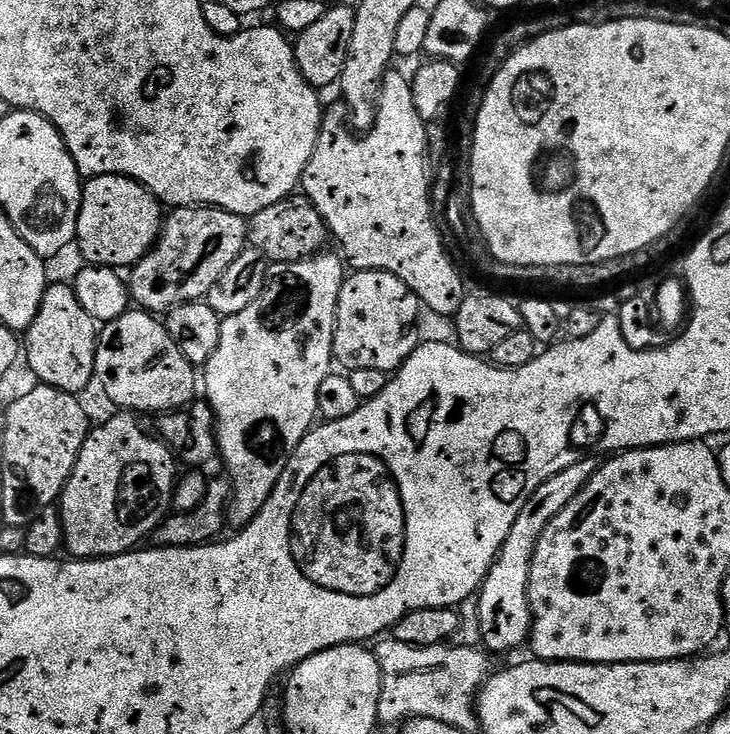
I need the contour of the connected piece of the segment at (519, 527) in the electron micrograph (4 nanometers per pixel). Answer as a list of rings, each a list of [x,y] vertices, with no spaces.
[[[596,458],[579,460],[574,466],[566,466],[566,470],[558,470],[554,478],[546,478],[534,494],[530,494],[530,502],[518,510],[518,518],[514,518],[514,526],[510,526],[510,534],[506,534],[506,542],[502,542],[500,553],[492,563],[492,569],[481,585],[478,593],[479,620],[481,624],[482,642],[494,652],[508,652],[529,641],[532,631],[532,611],[529,608],[530,566],[534,562],[534,554],[538,550],[538,542],[546,530],[546,526],[578,494],[590,478],[599,470],[601,461]]]

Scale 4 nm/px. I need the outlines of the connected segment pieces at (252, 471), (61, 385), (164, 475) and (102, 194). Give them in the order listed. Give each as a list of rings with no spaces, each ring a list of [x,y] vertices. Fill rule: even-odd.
[[[317,254],[308,260],[299,260],[293,264],[281,267],[280,272],[271,277],[264,285],[264,292],[246,310],[238,310],[238,314],[226,316],[220,322],[220,337],[218,338],[218,350],[208,359],[208,363],[202,368],[202,392],[206,395],[206,403],[212,408],[216,416],[216,447],[218,449],[219,463],[224,463],[223,471],[232,482],[233,501],[228,509],[227,527],[232,530],[245,528],[250,521],[262,510],[262,506],[270,498],[278,478],[288,468],[288,459],[296,452],[296,447],[302,443],[304,437],[312,431],[318,420],[318,390],[322,390],[322,382],[330,375],[334,368],[332,343],[334,342],[334,330],[336,329],[336,311],[338,310],[338,294],[344,285],[346,264],[339,255]]]
[[[49,283],[38,318],[34,318],[28,328],[26,339],[26,360],[28,356],[28,364],[40,384],[77,394],[84,391],[95,377],[98,325],[86,310],[82,310],[82,302],[78,302],[76,289],[71,283]]]
[[[124,410],[105,425],[98,425],[89,431],[78,454],[78,462],[58,501],[64,531],[64,548],[69,557],[77,560],[100,560],[104,556],[131,552],[137,546],[143,545],[164,521],[164,517],[169,515],[172,492],[178,479],[177,453],[159,435],[152,433],[151,436],[136,420],[139,419],[133,413]]]
[[[94,176],[83,185],[80,193],[80,213],[76,227],[75,247],[85,256],[89,265],[97,268],[131,269],[156,245],[166,219],[165,209],[149,188],[143,188],[129,176]]]

